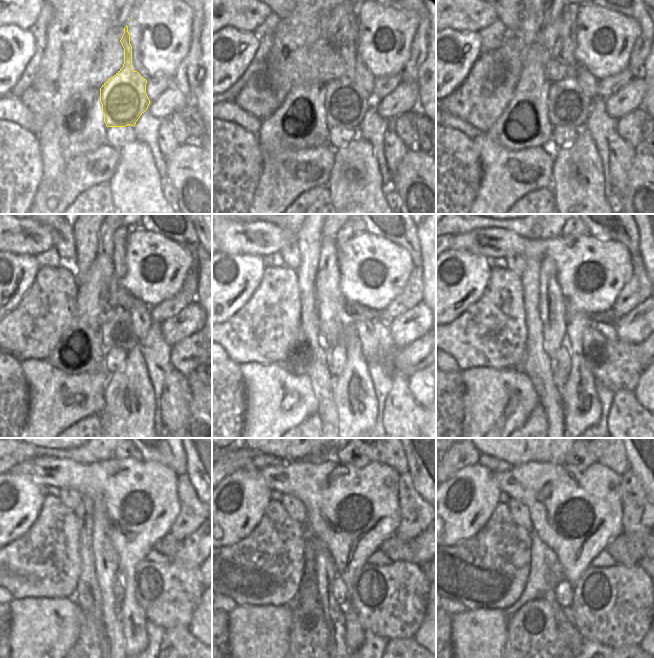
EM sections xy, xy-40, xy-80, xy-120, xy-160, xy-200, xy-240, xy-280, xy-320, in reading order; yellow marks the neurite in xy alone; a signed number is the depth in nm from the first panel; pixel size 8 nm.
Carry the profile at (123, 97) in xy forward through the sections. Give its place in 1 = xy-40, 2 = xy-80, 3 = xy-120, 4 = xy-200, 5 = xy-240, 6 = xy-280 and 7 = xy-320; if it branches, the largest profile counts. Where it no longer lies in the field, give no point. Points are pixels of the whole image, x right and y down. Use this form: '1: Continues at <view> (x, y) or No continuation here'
1: Continues at xy-40 (346, 103)
2: Continues at xy-80 (568, 105)
3: Continues at xy-120 (117, 330)
4: Continues at xy-200 (565, 234)
5: Continues at xy-240 (139, 458)
6: Continues at xy-280 (355, 458)
7: Continues at xy-320 (581, 458).

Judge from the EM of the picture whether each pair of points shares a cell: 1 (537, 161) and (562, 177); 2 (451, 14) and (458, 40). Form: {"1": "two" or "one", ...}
{"1": "two", "2": "two"}

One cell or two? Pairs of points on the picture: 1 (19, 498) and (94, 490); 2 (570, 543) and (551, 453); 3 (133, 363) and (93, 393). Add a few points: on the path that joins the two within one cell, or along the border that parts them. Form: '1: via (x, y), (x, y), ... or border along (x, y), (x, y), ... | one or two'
1: border along (21, 476), (26, 476), (43, 485) | two
2: border along (529, 462), (565, 463) | two
3: border along (110, 375), (104, 392), (103, 406) | two

